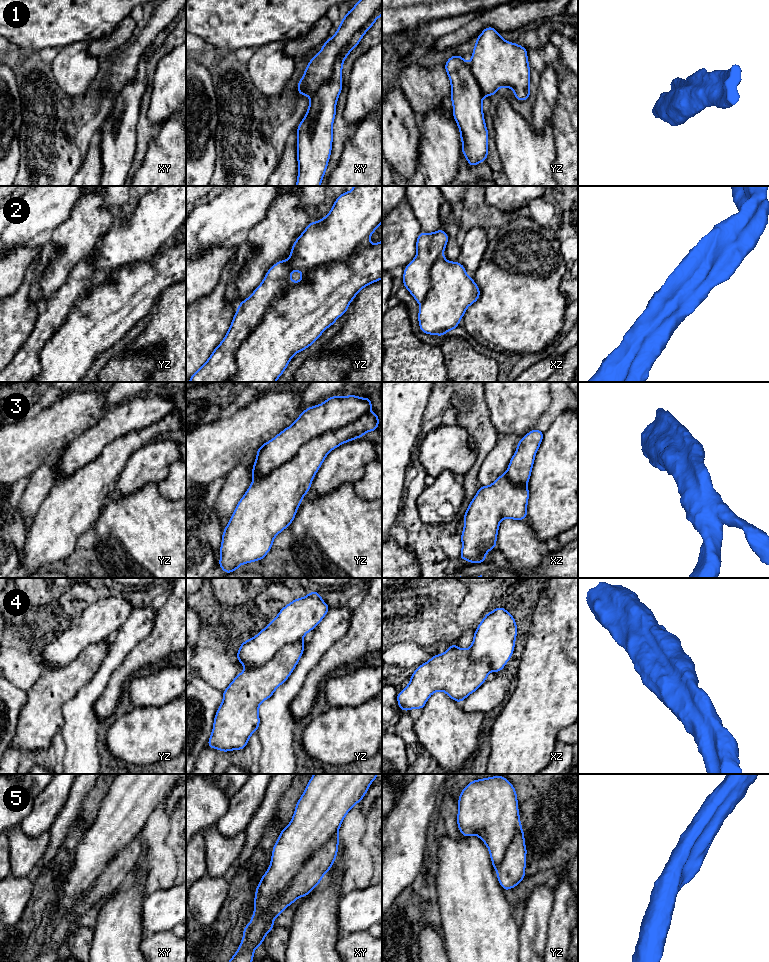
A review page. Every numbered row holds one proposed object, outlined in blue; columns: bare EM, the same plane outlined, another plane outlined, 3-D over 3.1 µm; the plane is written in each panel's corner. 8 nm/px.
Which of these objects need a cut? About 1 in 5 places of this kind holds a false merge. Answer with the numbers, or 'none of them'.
none of them

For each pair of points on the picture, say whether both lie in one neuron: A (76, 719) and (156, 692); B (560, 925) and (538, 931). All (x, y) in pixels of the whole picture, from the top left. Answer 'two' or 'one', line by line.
A: two
B: two

